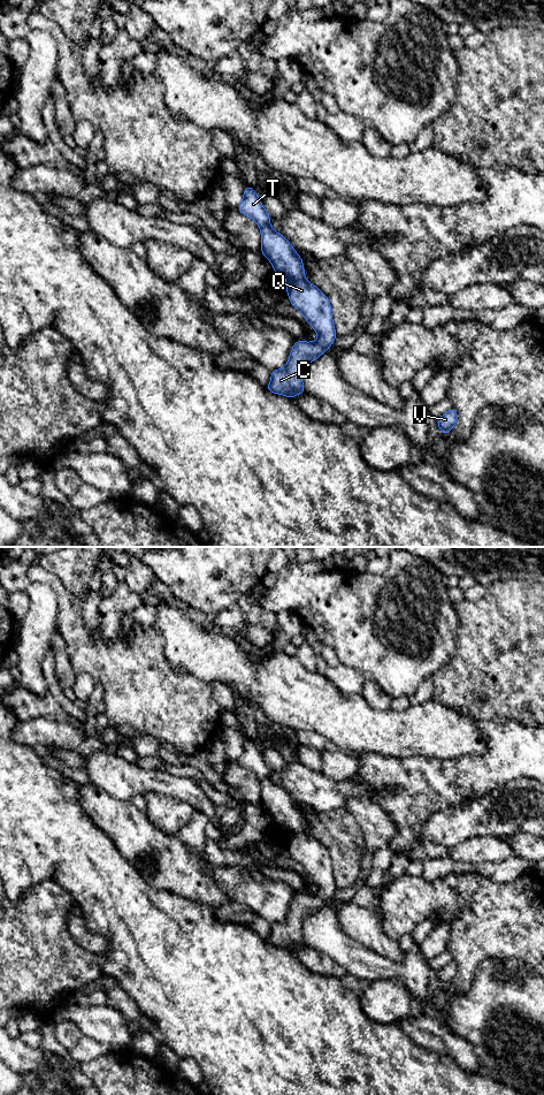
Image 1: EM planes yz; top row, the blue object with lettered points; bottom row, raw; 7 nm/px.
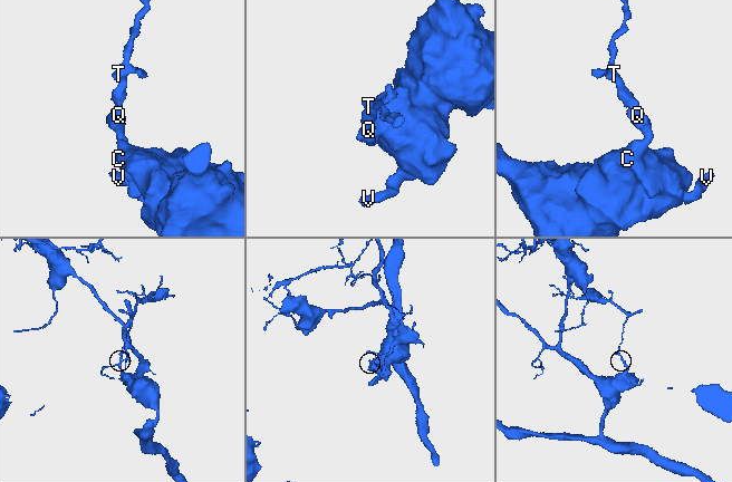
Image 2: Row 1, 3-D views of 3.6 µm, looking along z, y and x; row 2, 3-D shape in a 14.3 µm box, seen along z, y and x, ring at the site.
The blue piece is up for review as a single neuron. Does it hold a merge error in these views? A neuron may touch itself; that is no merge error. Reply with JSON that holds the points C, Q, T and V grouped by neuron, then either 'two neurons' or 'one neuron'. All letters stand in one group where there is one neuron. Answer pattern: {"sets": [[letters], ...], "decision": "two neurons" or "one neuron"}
{"sets": [["C", "Q", "V"], ["T"]], "decision": "two neurons"}

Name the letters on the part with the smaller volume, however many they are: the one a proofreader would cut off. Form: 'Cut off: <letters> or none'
Cut off: T

